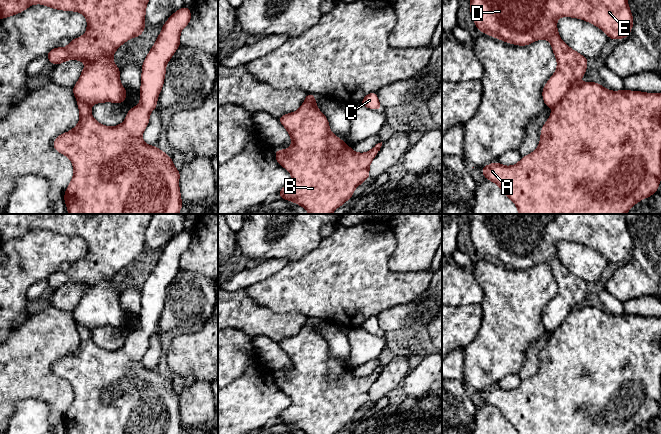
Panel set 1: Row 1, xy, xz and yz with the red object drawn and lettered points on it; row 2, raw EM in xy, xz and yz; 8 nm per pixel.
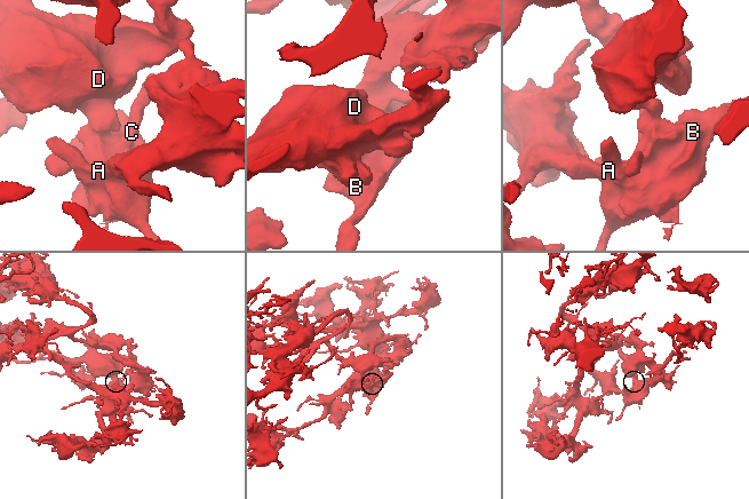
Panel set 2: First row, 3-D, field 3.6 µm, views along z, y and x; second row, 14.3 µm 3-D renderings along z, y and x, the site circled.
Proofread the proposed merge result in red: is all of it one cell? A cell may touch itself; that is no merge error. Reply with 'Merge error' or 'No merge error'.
No merge error

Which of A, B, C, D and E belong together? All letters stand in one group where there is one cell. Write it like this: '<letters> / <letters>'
A B C D E

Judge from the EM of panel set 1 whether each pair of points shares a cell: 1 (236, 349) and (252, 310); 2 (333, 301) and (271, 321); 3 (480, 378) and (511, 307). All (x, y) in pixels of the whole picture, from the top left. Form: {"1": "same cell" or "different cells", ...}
{"1": "different cells", "2": "different cells", "3": "same cell"}

